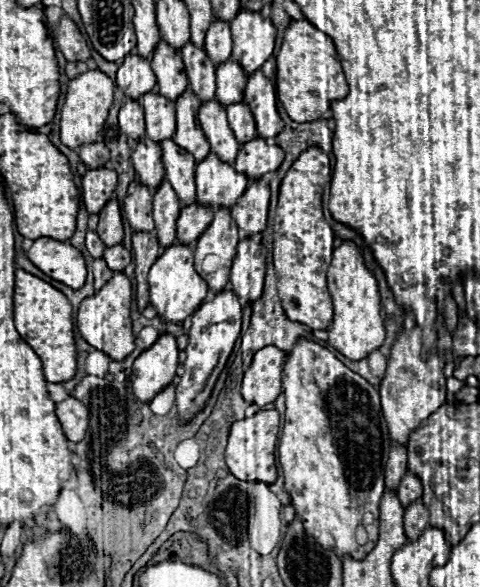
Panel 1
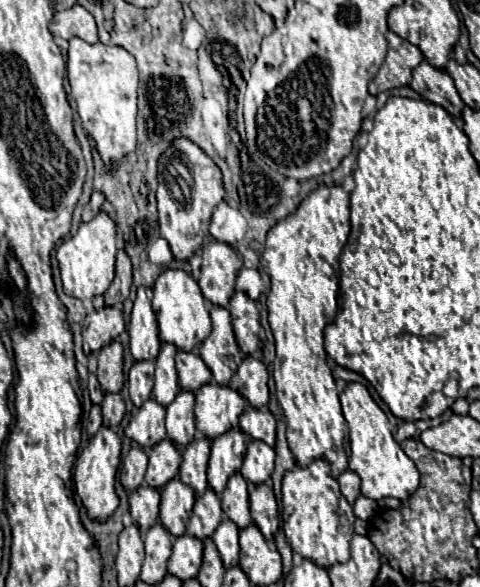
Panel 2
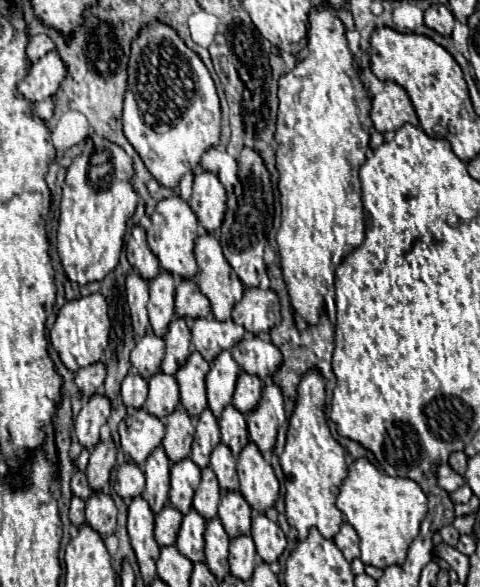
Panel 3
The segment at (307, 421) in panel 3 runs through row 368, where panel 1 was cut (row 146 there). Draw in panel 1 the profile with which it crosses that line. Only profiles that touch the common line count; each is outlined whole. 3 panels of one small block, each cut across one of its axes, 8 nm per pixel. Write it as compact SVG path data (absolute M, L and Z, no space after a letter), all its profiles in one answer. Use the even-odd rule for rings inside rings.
M316 146L304 150L280 184L280 200L274 216L274 266L278 276L278 296L286 316L312 330L328 330L334 318L334 306L326 286L334 232L330 224L324 222L322 214L322 192L328 176L328 154Z

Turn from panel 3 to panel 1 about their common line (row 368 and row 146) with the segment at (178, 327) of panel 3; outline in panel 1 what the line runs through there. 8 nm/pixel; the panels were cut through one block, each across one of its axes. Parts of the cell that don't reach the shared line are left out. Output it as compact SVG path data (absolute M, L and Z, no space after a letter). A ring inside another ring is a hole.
M174 140L162 142L162 162L166 168L166 180L172 184L182 206L190 206L196 202L196 186L194 186L194 158L186 154L186 150L178 150Z

